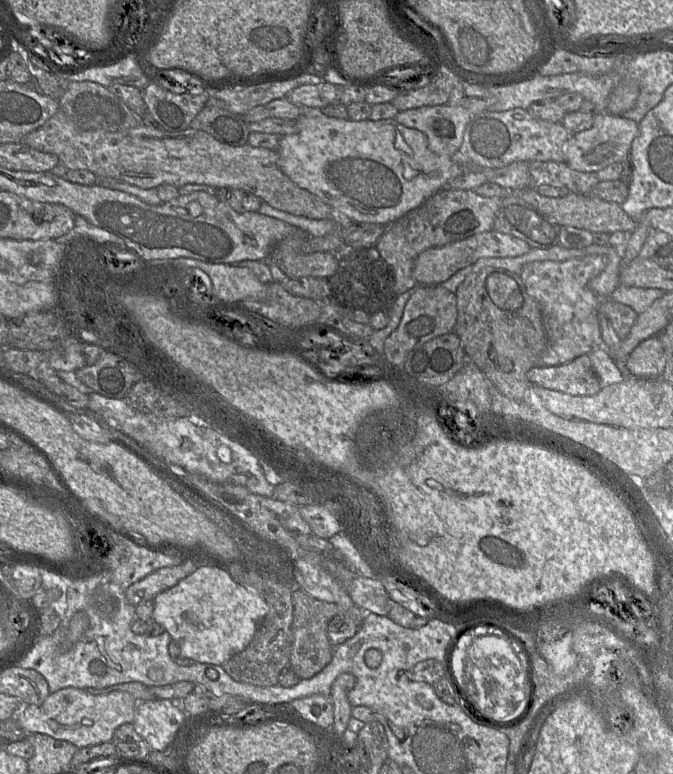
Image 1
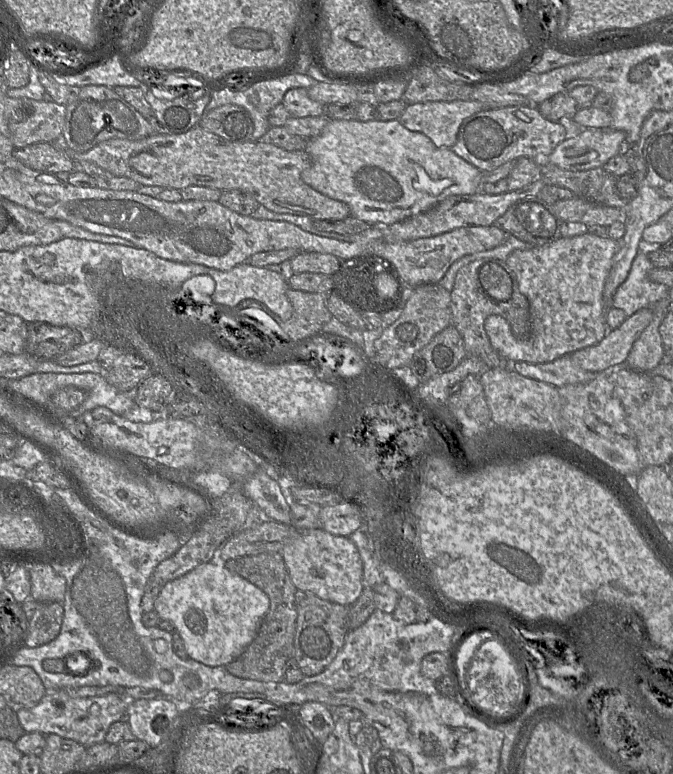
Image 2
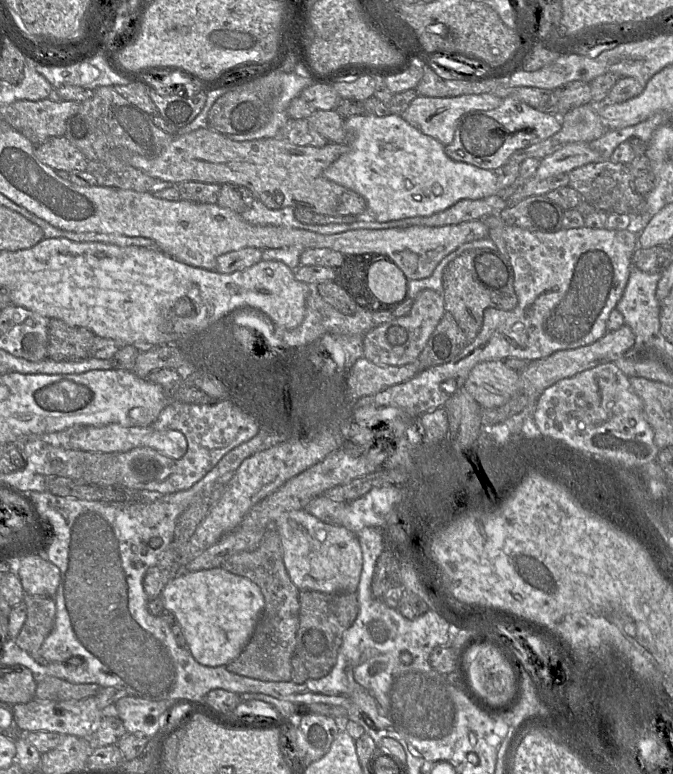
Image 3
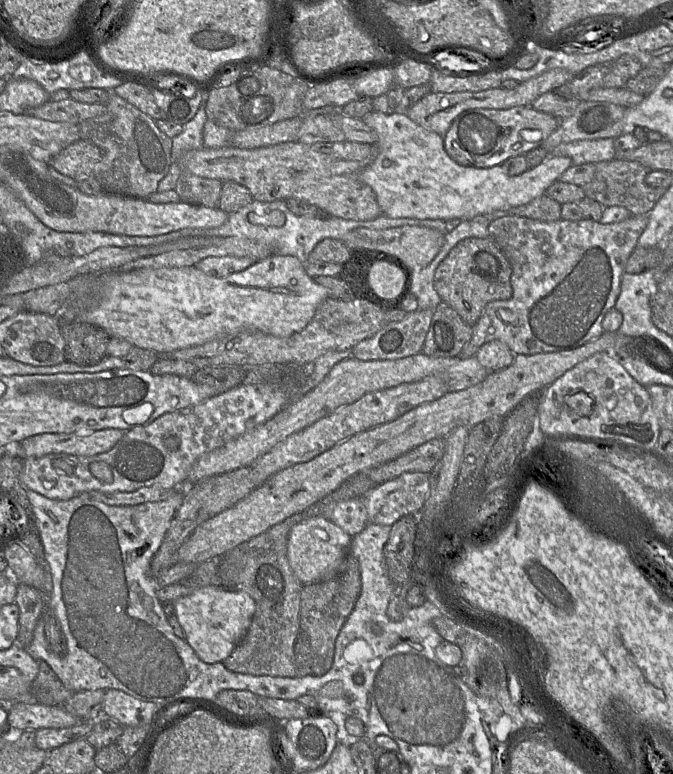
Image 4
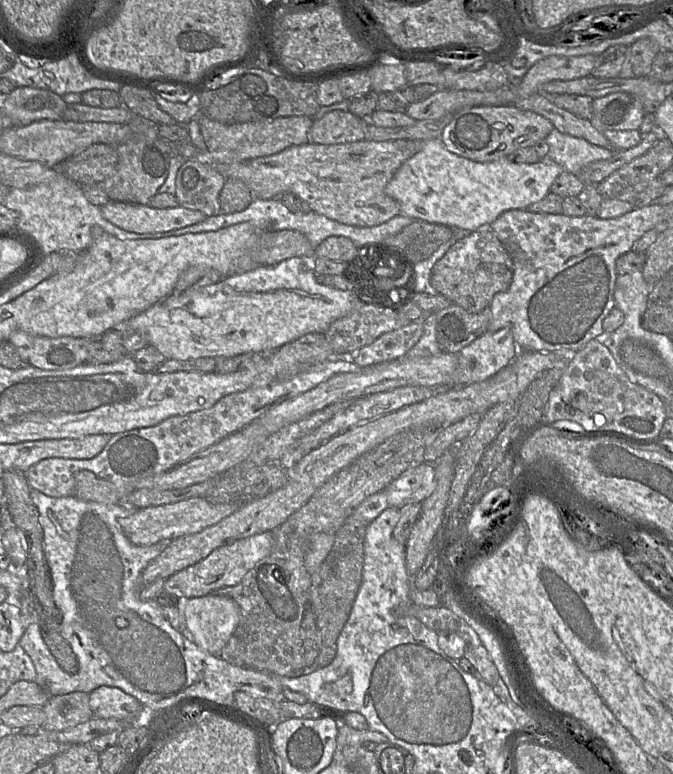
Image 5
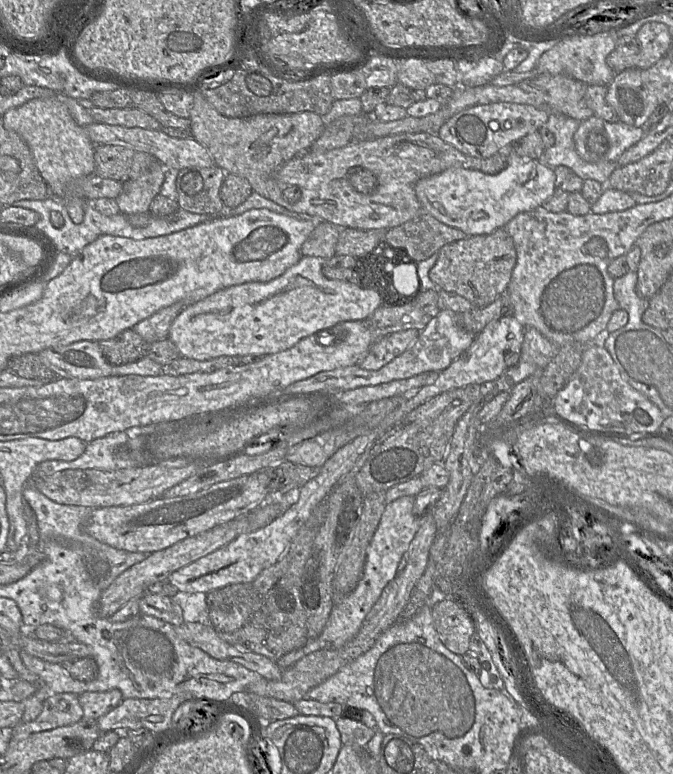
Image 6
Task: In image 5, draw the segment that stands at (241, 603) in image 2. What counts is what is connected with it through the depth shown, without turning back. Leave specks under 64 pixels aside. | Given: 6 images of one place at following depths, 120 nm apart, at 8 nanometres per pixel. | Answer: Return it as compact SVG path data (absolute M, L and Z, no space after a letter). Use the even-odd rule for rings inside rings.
M208 594L188 598L183 619L192 641L204 651L219 656L239 623L239 608L229 597Z

